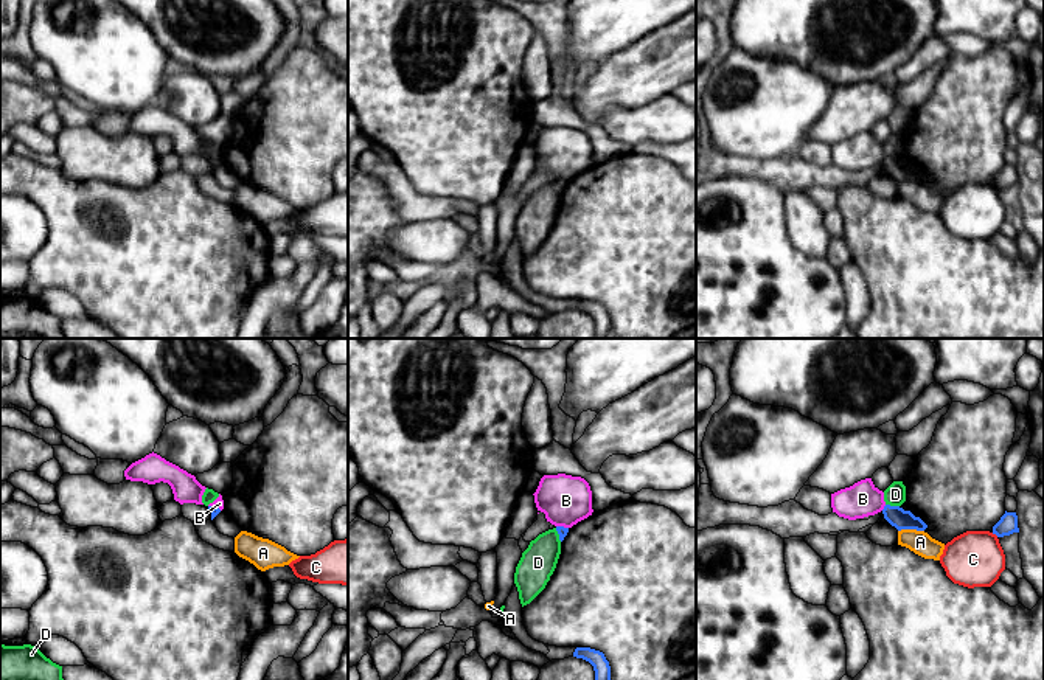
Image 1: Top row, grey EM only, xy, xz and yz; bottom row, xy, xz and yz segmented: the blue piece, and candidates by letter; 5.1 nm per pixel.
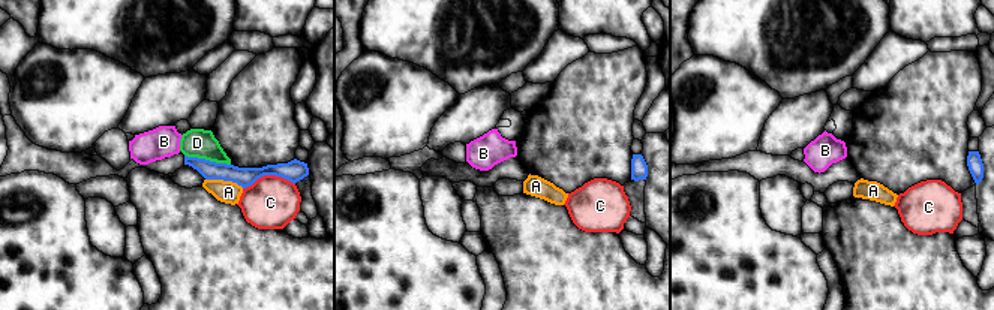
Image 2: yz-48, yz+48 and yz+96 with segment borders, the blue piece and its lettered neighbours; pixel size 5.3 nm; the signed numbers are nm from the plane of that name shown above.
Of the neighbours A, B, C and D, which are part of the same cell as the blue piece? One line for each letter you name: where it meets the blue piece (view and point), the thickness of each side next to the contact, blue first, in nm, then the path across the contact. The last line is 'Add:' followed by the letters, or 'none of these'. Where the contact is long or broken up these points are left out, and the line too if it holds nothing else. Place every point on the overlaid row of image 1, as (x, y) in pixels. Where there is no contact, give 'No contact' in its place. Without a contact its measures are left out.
Add: none of these

